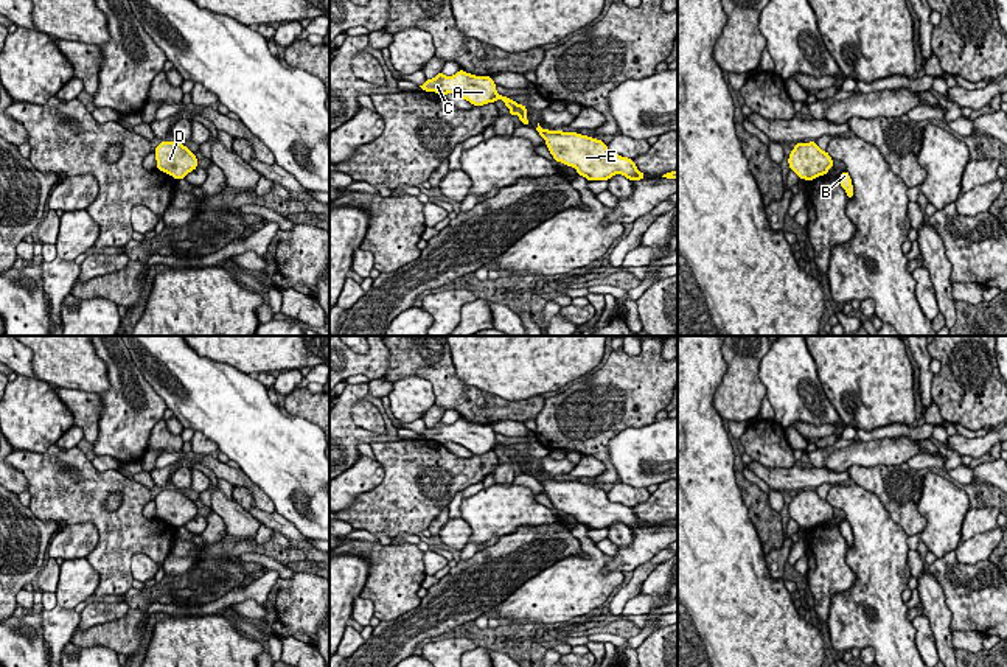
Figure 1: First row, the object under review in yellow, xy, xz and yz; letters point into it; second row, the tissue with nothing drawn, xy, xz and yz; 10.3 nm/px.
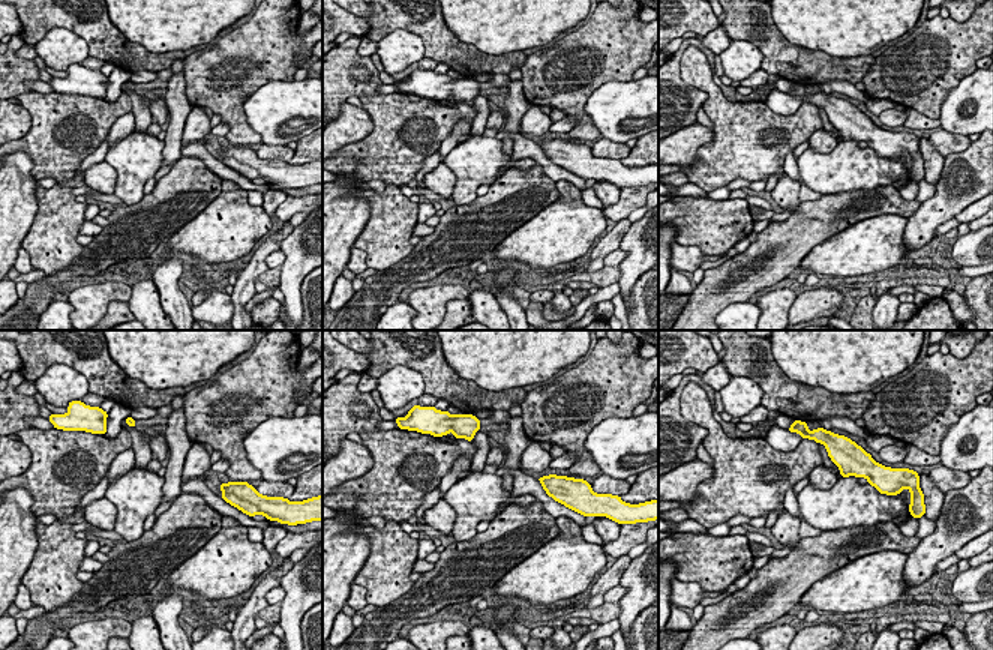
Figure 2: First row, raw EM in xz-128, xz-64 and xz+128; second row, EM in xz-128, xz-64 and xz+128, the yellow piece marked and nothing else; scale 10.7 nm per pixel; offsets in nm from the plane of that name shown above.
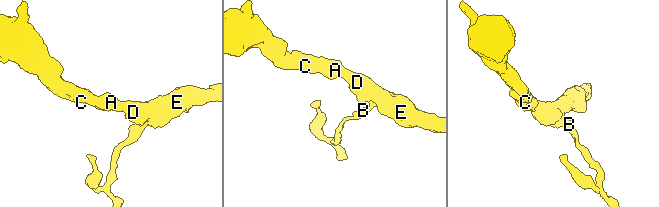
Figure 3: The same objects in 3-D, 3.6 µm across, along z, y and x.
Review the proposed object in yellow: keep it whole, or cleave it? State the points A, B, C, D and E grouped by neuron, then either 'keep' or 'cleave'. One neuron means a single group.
A B C D E; keep

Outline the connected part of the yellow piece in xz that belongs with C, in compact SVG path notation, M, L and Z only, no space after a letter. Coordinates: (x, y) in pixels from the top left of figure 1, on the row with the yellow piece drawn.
M458 70L452 76L444 76L440 72L434 79L426 79L426 82L420 87L441 96L448 93L458 95L472 106L483 106L502 100L513 117L517 115L522 124L530 126L530 121L527 120L528 110L525 106L499 95L494 81L490 76L476 76L463 70Z

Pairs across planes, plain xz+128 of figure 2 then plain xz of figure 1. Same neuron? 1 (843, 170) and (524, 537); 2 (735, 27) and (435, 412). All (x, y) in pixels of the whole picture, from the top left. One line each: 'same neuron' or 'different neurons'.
1: different neurons
2: different neurons

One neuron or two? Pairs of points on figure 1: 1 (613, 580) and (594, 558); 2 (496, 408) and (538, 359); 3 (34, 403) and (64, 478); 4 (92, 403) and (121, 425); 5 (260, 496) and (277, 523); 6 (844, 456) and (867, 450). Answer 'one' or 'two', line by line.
1: one
2: two
3: two
4: two
5: two
6: one

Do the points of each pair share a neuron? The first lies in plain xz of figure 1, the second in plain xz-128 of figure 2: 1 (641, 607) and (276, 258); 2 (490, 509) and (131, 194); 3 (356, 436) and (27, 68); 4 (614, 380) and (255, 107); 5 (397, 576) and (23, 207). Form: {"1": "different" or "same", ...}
{"1": "same", "2": "same", "3": "same", "4": "different", "5": "different"}

